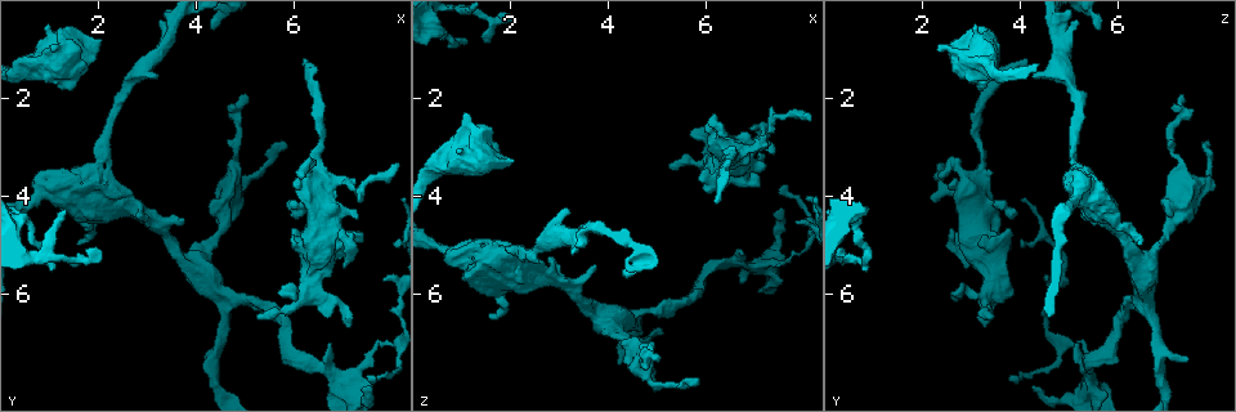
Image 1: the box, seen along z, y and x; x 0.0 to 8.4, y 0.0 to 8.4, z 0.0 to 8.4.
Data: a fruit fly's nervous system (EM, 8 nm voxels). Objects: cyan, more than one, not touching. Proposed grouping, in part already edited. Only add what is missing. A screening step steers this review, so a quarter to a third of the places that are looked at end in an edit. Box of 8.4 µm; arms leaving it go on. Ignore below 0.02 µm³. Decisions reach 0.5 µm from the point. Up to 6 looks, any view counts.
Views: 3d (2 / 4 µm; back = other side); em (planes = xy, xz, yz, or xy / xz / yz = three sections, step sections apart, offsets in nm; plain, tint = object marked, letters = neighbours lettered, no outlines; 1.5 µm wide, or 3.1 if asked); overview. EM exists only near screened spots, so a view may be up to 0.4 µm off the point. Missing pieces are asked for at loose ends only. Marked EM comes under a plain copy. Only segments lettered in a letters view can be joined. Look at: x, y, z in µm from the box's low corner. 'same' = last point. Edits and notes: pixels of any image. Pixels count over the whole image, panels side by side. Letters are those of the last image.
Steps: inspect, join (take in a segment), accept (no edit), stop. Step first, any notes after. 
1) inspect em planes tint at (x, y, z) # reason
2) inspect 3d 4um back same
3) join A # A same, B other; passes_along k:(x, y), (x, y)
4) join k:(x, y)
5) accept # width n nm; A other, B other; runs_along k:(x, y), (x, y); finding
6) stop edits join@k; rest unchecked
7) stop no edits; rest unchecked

inspect em xy step 8 tint at (4.30, 0.55, 5.60) # free end

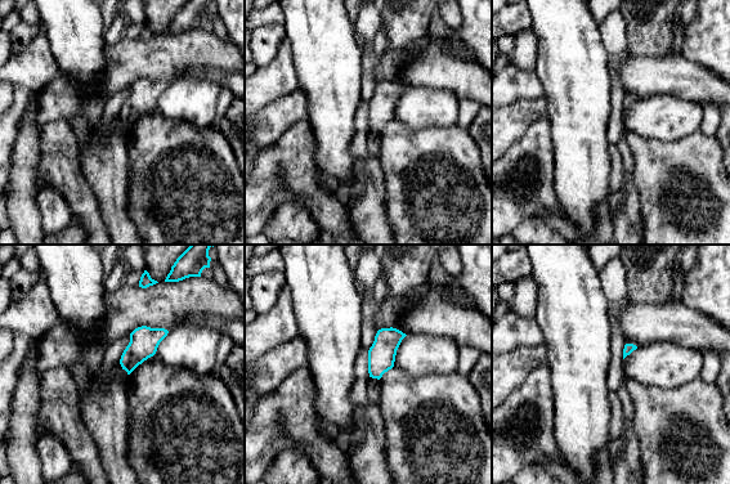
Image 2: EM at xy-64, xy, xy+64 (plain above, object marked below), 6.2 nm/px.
inspect em xz step 8 letters same

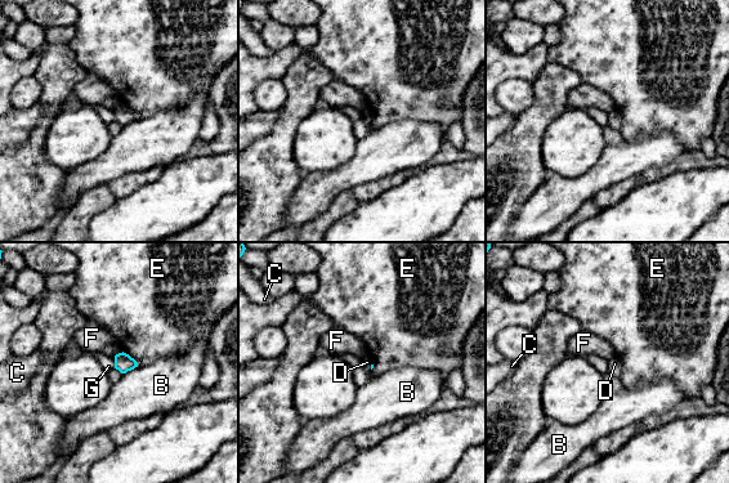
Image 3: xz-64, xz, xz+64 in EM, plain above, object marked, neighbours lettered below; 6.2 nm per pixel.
accept # B other, C other, D other, E other, F other, G other; border 3:(113, 357), (115, 367); no lettered segment goes on from it

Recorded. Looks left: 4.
inspect em planes letters at (5.85, 2.85, 7.75) # an open end

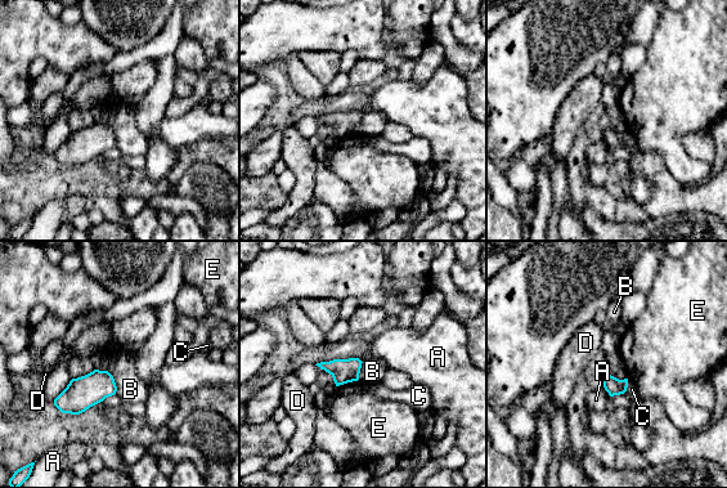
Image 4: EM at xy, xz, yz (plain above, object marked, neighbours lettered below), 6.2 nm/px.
accept # longest_contact B 160 nm; A other, B other, C other, D other, E other; border 4:(107, 371), (113, 379), (116, 393); none of them fits

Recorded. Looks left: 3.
inspect 3d 4um at (1.60, 4.95, 6.40) # an open end

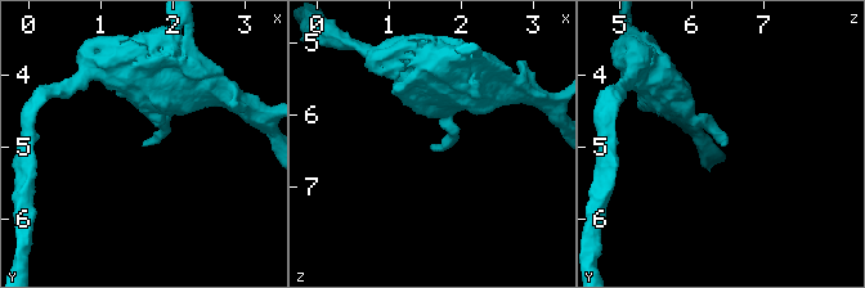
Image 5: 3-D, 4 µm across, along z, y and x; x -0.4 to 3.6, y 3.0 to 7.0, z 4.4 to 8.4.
inspect em planes letters at (1.65, 4.95, 6.45)

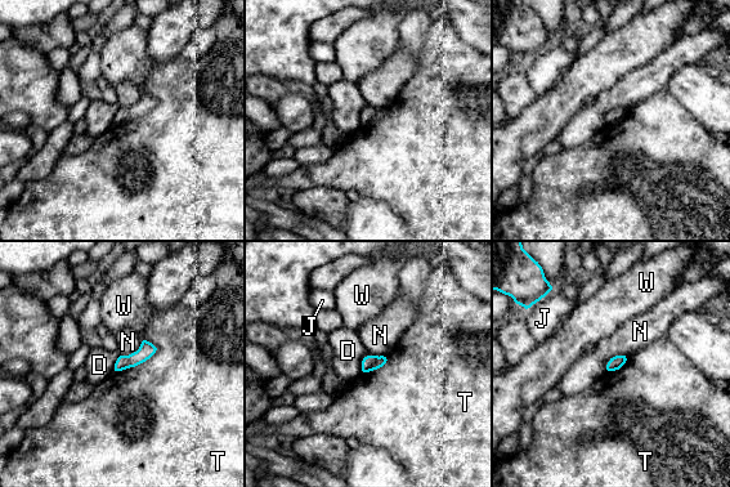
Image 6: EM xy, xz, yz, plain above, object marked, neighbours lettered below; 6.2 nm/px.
accept # D other, J other, N other, T other, W other; border 6:(157, 348), (144, 361), (115, 371); none of them fits

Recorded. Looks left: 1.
stop no edits; rest unchecked

